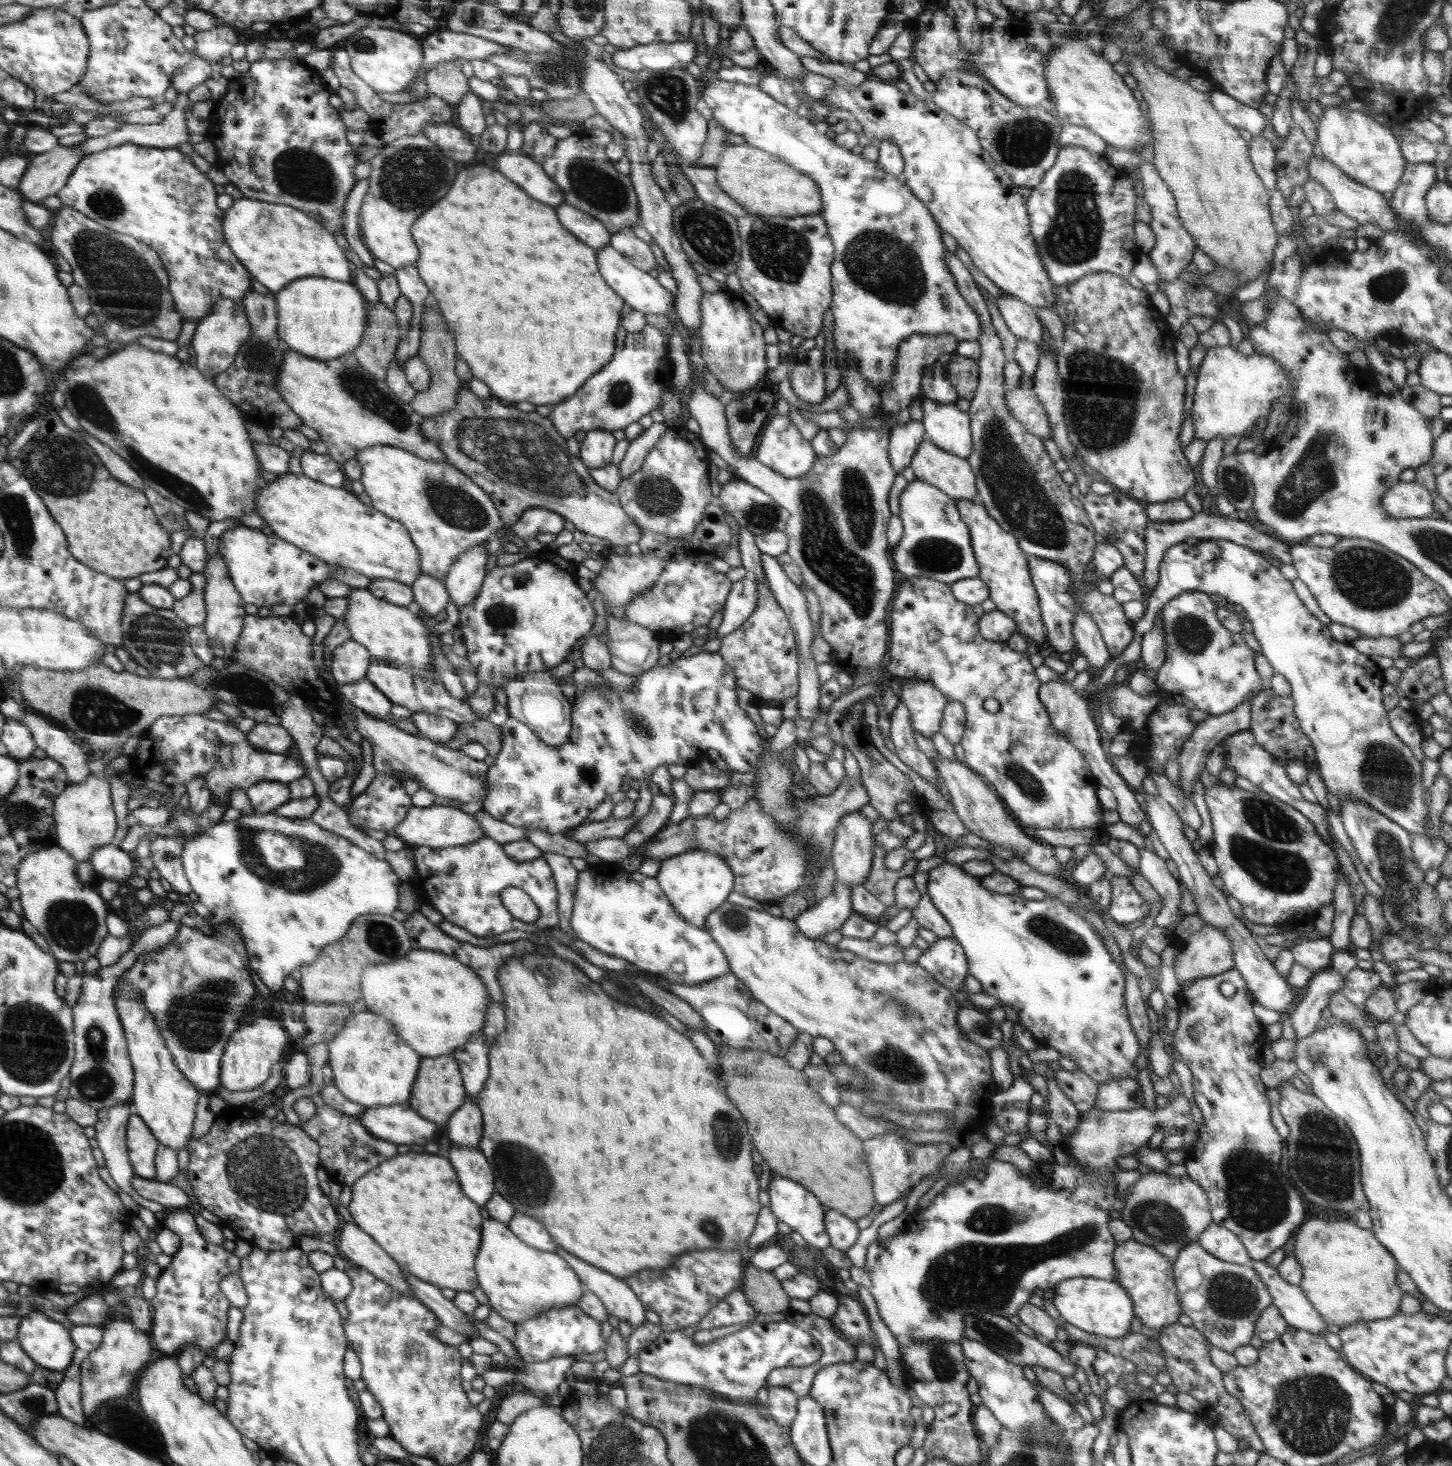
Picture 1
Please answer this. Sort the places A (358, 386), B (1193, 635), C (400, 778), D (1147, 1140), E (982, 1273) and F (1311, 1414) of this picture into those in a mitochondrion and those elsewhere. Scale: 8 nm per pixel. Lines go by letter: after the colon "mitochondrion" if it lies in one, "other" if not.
A: mitochondrion
B: mitochondrion
C: other
D: other
E: mitochondrion
F: mitochondrion

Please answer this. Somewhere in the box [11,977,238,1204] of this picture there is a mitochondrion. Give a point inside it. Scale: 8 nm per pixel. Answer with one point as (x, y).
(96, 1083)

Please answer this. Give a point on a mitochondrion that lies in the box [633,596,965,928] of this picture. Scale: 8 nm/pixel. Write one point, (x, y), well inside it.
(688, 838)

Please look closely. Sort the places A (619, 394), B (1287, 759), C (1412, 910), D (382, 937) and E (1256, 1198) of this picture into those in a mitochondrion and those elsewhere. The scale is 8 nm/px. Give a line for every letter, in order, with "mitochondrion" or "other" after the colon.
A: mitochondrion
B: other
C: mitochondrion
D: mitochondrion
E: mitochondrion

